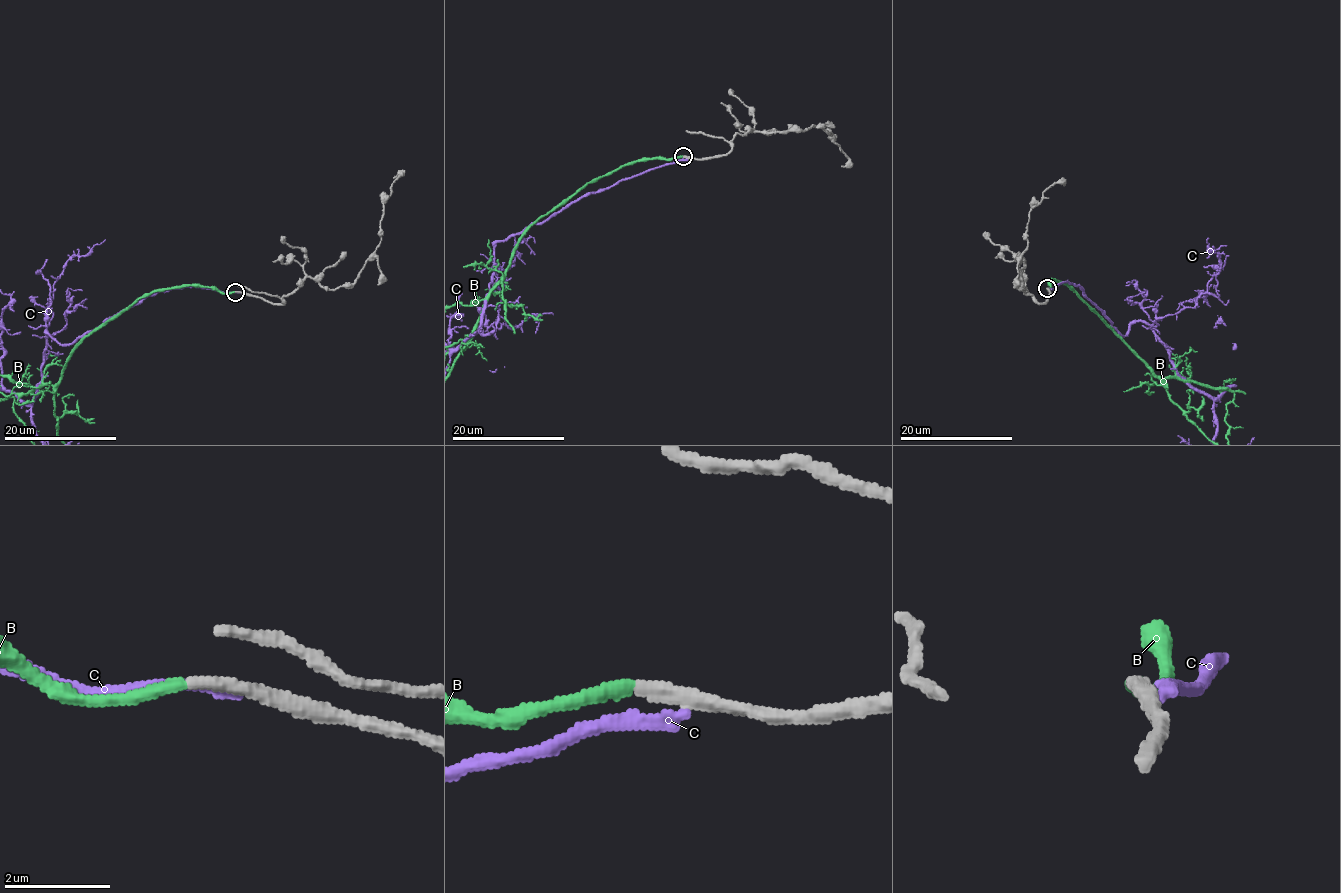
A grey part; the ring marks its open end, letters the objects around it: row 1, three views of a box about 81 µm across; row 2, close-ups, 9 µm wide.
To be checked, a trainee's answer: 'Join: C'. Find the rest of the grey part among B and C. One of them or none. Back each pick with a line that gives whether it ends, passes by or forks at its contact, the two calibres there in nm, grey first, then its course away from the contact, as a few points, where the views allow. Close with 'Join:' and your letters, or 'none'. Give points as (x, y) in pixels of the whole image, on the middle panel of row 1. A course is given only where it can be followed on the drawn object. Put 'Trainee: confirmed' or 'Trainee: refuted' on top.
Trainee: refuted
B: It ends there. Thickness 280 nm (grey) against 260 nm
Join: B

